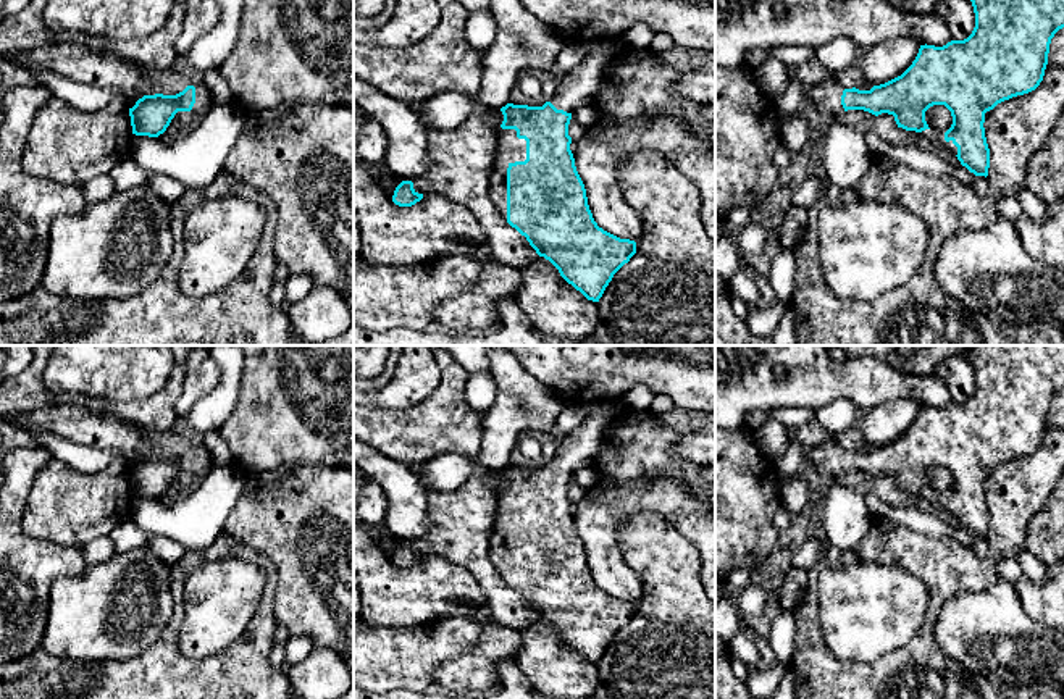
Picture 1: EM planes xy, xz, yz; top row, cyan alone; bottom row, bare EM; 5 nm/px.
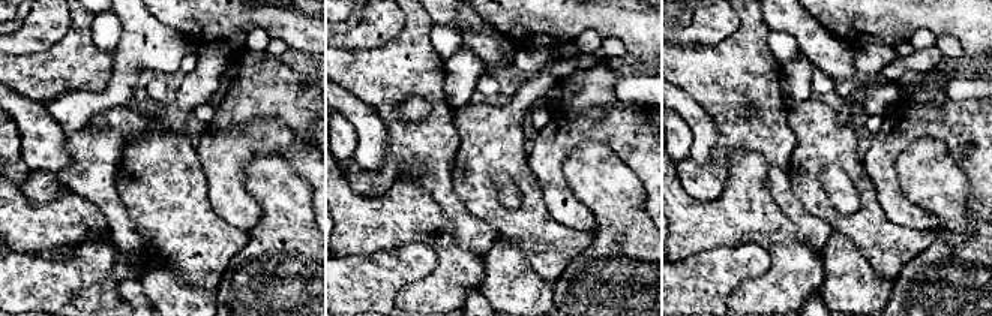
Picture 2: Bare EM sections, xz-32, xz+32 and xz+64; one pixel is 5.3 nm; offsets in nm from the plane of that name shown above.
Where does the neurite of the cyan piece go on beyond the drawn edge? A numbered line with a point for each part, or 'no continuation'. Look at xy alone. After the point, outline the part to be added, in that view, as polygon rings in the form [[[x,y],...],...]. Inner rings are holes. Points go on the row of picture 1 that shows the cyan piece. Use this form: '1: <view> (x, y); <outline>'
1: xy (204, 99); [[[195,87],[195,103],[192,113],[200,115],[215,105],[215,98],[207,87]]]

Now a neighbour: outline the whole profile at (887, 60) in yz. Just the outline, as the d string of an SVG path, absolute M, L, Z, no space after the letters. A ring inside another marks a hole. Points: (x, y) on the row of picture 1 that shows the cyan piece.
M906 37L877 44L859 58L864 79L870 86L880 86L901 76L915 60L919 48L917 40Z

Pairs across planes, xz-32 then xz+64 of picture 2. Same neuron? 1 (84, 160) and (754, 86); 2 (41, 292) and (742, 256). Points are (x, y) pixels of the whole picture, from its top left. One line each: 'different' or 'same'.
1: same
2: same

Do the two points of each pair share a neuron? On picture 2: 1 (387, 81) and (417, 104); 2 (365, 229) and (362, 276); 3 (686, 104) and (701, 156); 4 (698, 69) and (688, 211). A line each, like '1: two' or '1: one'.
1: two
2: two
3: one
4: two

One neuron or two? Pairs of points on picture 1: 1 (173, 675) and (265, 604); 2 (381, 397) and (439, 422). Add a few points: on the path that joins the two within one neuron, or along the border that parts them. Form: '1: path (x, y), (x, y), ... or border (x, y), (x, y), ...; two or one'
1: path (202, 675), (222, 675), (257, 640), (259, 633); one
2: border (438, 386), (412, 406), (370, 409); two

